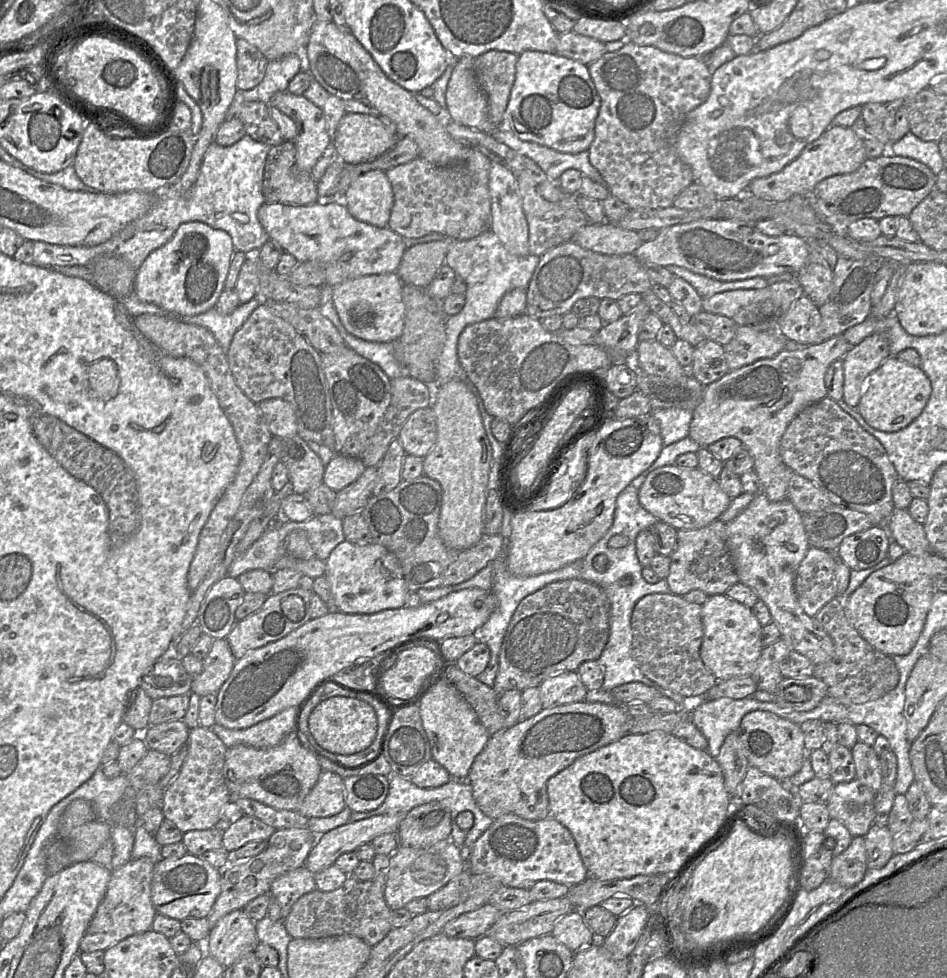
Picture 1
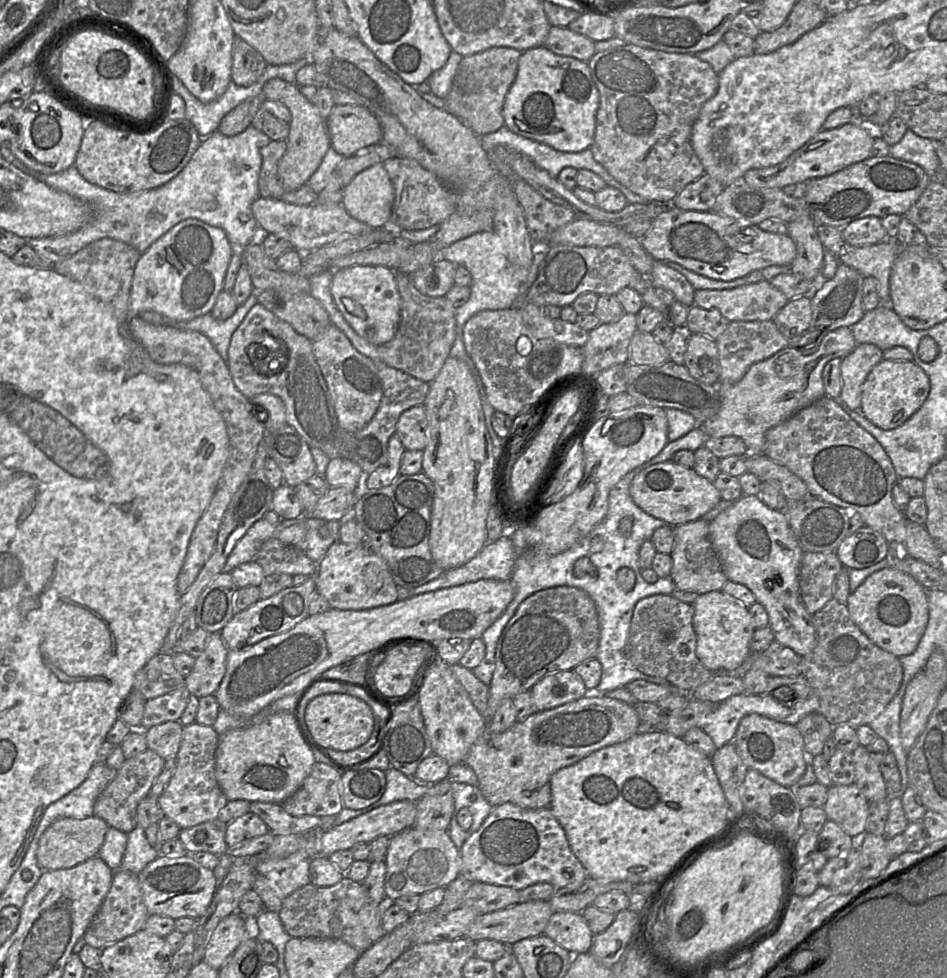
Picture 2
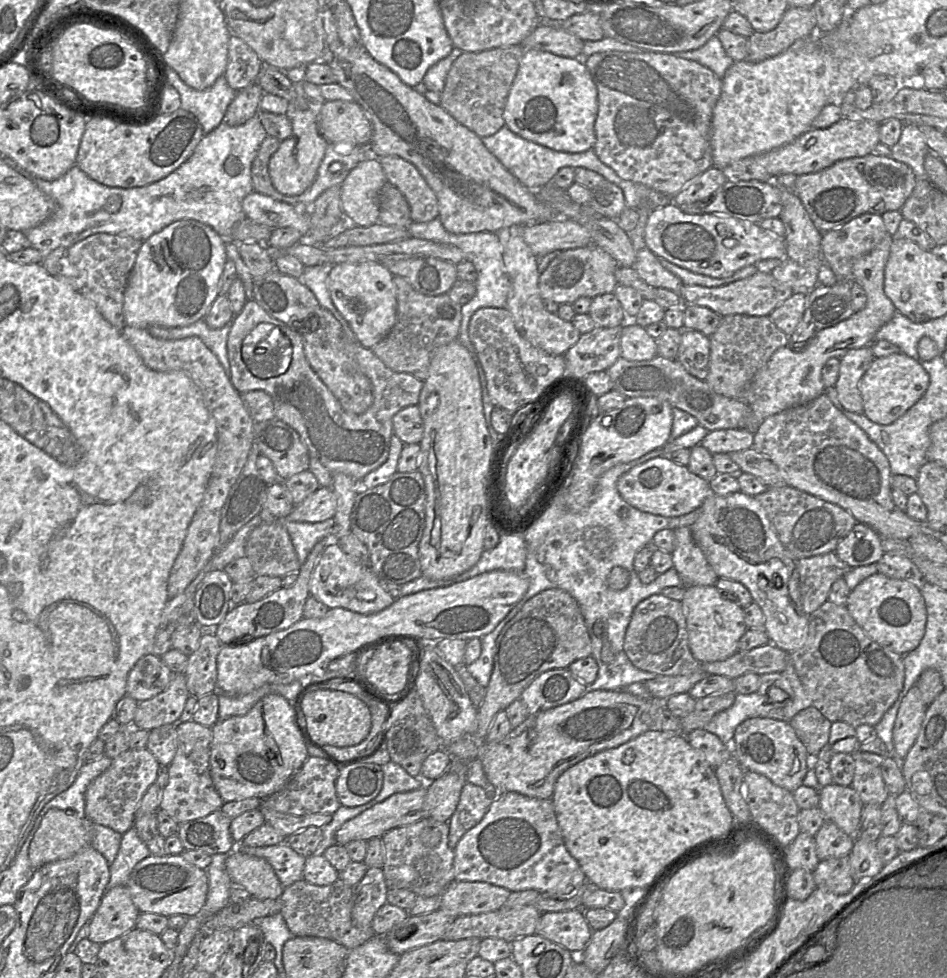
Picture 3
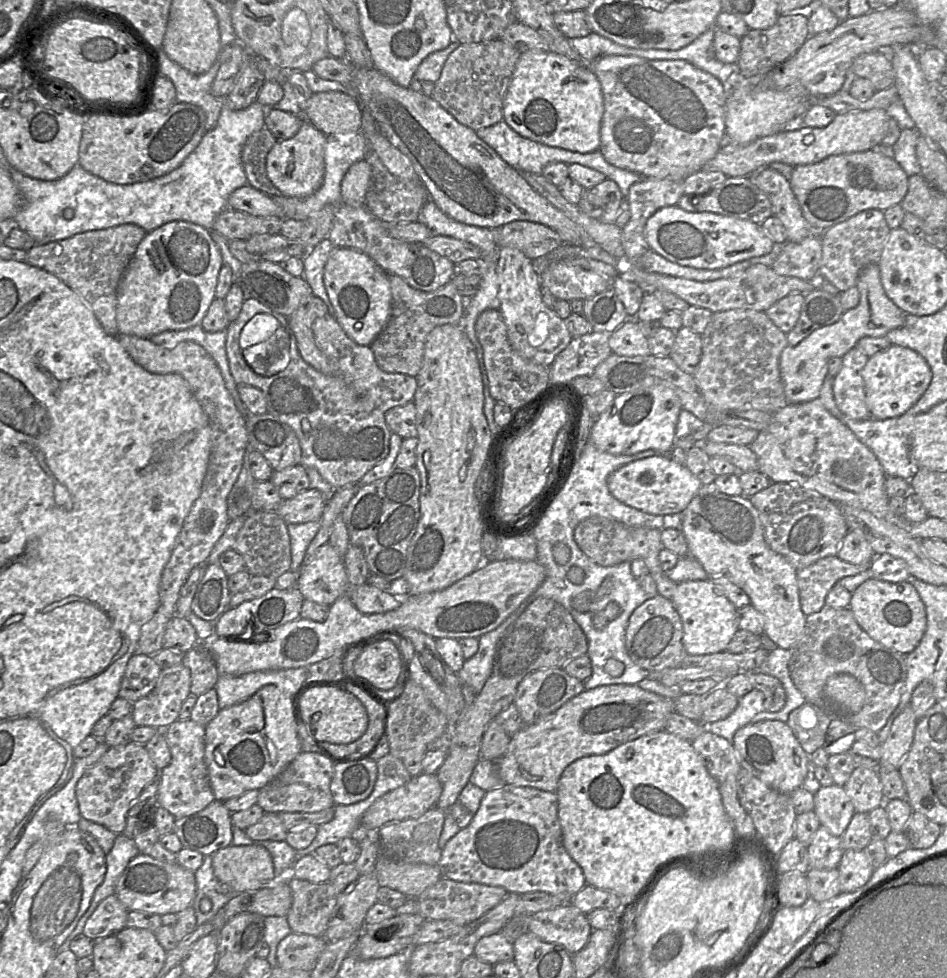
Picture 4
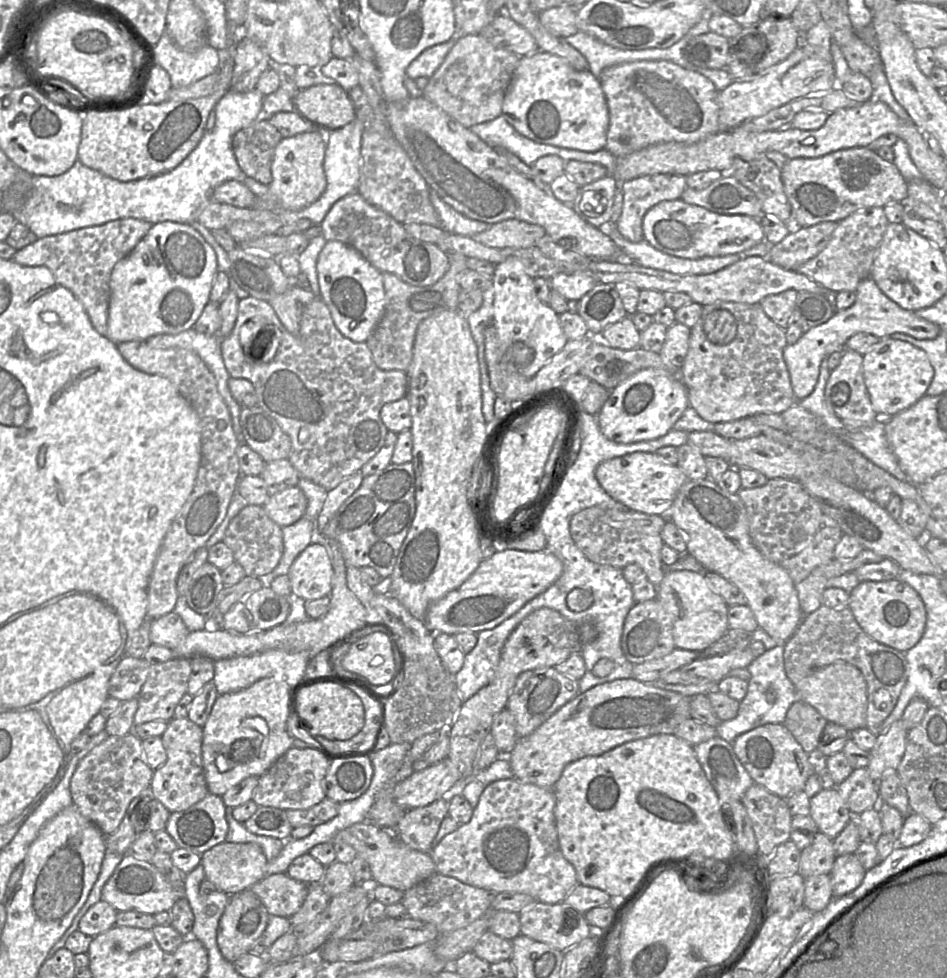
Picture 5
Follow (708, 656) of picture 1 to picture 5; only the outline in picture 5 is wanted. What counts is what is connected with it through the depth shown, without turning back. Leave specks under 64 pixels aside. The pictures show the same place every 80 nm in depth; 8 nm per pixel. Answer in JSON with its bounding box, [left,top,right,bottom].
[656,570,729,652]

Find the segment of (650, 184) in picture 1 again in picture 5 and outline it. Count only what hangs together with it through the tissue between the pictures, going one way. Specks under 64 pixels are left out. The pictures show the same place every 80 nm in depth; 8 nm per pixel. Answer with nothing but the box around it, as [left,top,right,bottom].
[599,60,719,158]

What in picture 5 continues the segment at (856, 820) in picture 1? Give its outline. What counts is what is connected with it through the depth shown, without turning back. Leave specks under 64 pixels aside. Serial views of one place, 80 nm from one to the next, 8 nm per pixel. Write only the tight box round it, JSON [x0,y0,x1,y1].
[810,787,854,839]

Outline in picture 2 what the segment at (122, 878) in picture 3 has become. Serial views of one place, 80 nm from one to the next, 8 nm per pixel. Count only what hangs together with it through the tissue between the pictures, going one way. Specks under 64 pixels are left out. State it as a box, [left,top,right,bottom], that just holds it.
[119,826,160,874]

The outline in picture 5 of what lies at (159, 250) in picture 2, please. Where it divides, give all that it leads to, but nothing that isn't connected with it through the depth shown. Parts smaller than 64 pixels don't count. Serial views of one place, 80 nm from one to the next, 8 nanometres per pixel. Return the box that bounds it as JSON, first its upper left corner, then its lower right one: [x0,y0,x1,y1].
[106,221,218,344]

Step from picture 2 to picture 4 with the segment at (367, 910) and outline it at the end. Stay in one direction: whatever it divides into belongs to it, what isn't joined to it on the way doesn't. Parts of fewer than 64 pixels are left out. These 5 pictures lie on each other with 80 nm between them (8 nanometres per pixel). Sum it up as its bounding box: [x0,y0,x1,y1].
[285,877,340,937]

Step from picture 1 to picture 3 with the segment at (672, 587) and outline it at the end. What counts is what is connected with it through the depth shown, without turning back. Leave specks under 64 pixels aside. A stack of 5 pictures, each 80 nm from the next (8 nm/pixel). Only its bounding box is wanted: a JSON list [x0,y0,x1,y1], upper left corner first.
[671,527,719,586]

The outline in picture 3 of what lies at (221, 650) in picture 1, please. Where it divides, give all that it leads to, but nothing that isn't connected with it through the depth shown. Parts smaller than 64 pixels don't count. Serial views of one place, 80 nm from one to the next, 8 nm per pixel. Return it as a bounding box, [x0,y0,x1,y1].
[184,634,222,698]

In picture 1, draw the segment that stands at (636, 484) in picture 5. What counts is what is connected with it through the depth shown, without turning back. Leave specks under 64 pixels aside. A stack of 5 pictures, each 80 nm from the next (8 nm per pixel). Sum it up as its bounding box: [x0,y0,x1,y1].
[639,464,731,530]

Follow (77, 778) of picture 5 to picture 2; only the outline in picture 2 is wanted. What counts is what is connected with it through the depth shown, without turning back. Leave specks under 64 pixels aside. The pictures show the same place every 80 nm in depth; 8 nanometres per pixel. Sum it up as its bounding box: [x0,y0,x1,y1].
[93,748,165,833]

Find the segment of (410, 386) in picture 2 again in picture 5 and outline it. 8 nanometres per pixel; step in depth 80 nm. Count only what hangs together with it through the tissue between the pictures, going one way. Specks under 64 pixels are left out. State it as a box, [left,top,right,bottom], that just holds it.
[221,296,407,492]

